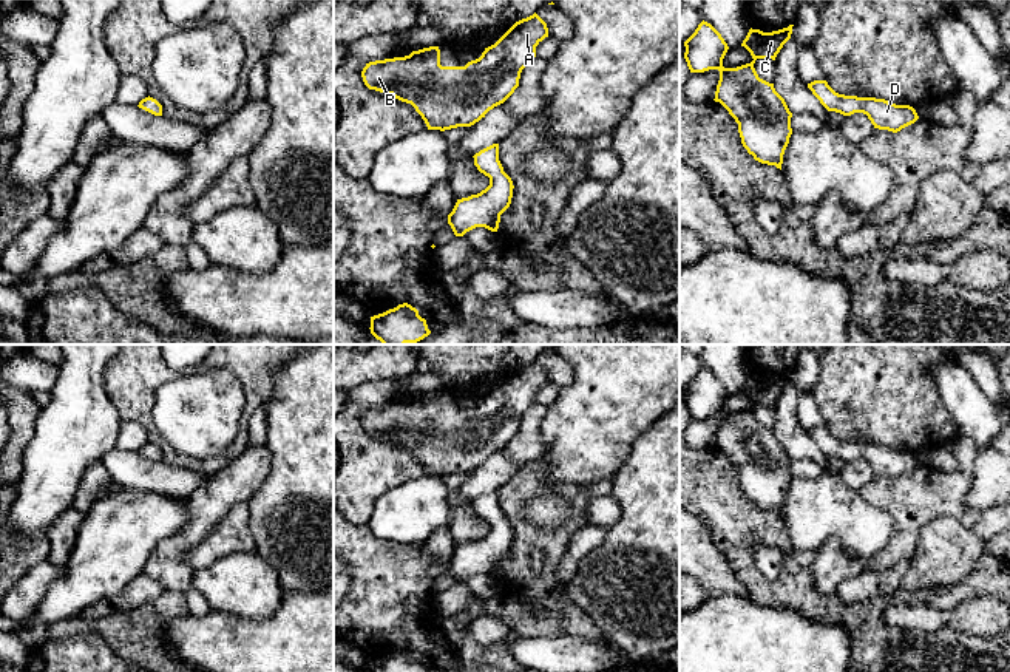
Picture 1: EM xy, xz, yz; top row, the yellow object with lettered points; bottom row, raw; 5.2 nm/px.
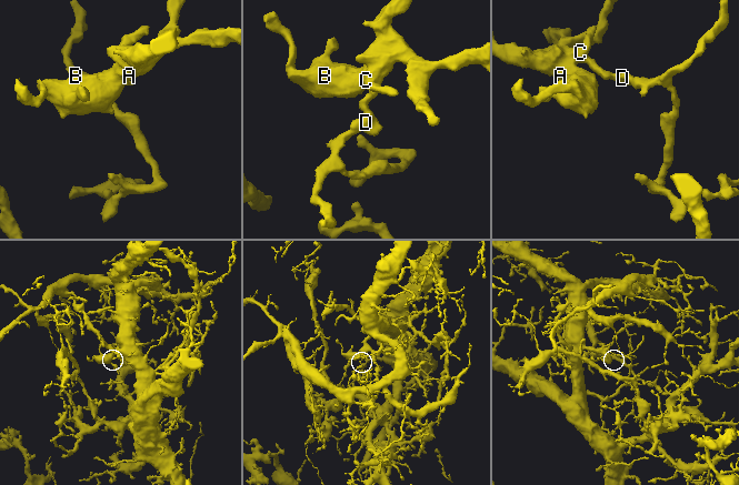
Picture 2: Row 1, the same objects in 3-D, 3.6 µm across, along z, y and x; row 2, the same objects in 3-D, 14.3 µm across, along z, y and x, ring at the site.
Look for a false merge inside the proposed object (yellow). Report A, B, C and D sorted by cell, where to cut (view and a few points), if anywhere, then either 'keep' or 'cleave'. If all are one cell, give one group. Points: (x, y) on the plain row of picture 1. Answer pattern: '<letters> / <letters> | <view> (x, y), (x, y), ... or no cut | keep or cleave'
A B C D | no cut | keep

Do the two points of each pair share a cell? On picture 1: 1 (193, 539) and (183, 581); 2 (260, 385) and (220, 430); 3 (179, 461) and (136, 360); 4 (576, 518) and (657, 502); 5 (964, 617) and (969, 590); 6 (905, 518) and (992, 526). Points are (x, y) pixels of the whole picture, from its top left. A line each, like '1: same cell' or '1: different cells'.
1: same cell
2: different cells
3: same cell
4: different cells
5: different cells
6: same cell

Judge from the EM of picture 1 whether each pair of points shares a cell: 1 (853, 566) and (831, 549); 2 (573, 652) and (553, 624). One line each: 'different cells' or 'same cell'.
1: same cell
2: different cells

